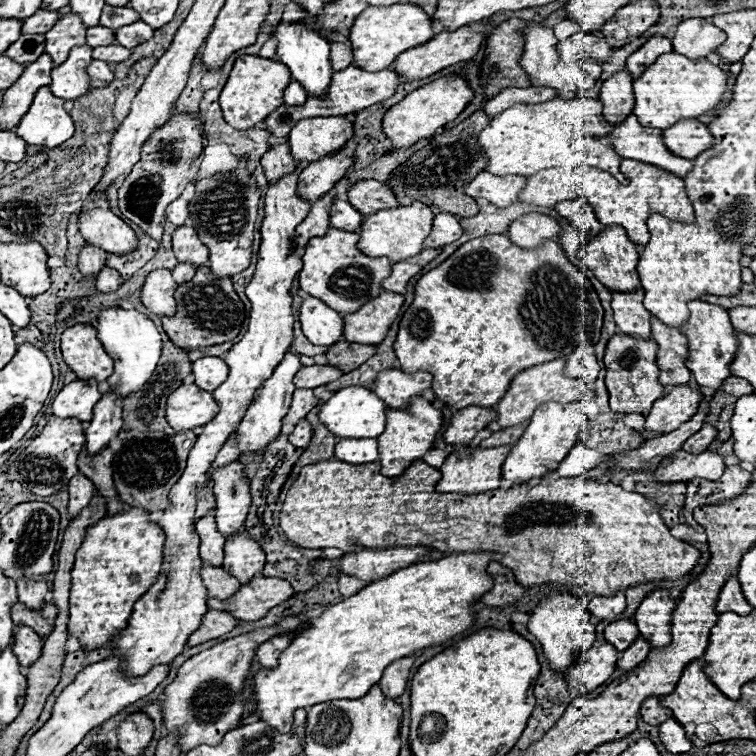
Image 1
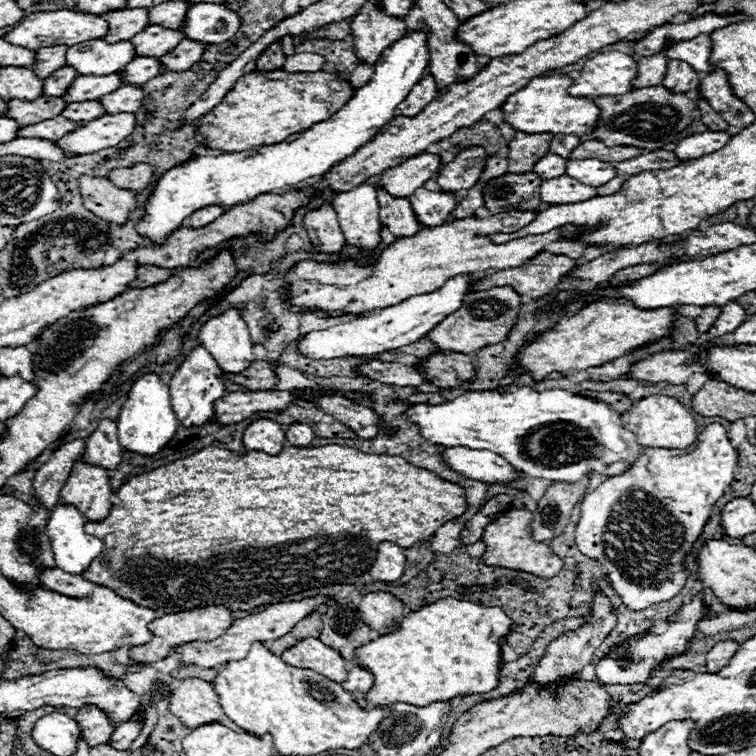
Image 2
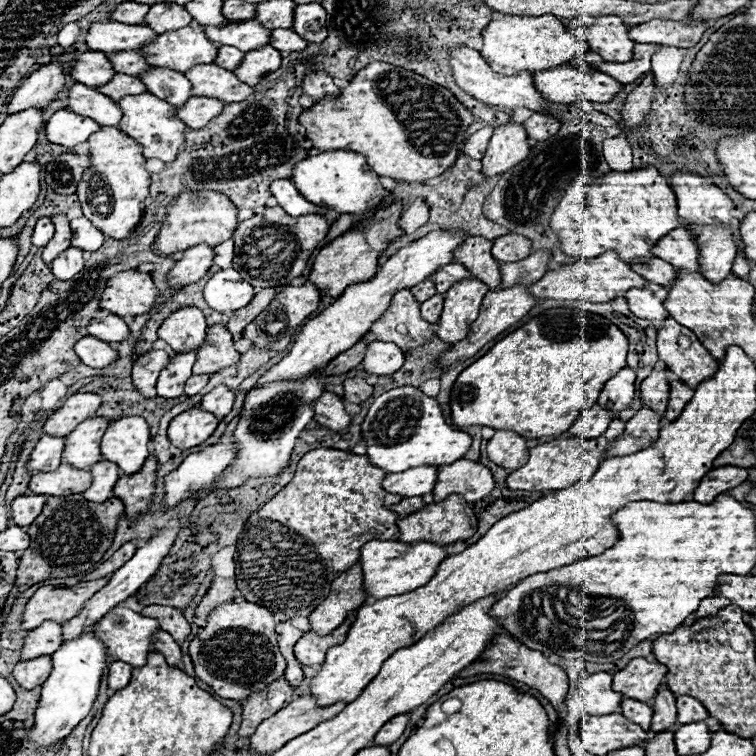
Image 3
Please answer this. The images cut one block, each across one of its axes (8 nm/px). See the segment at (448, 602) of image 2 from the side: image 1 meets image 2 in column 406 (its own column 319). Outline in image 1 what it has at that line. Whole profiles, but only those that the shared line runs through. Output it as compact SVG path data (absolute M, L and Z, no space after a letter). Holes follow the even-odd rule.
M478 552L448 556L438 562L412 564L364 586L360 592L344 598L342 602L328 606L320 616L308 620L302 628L298 628L296 636L290 640L290 646L282 650L276 668L258 670L252 678L250 688L252 700L256 702L256 716L262 722L270 724L270 728L274 728L276 732L288 734L292 728L294 710L338 698L362 698L382 678L382 672L394 660L410 656L416 650L442 644L454 634L466 630L474 622L474 612L470 610L470 606L492 588L492 578L486 574L486 566L490 560L490 552Z

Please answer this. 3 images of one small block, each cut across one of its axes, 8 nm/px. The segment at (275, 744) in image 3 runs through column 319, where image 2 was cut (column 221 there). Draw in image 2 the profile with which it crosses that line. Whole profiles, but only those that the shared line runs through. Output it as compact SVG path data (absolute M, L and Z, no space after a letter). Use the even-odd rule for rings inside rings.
M200 678L180 680L170 692L170 712L180 718L180 722L188 728L198 728L200 724L220 722L234 732L242 732L222 710L218 694L214 692L210 682Z

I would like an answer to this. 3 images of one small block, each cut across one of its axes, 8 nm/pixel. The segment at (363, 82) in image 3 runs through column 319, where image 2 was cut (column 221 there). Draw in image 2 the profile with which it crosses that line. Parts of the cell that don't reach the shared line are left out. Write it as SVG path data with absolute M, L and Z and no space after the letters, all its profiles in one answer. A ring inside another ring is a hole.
M262 72L262 74L246 74L242 76L232 92L224 96L220 106L216 106L208 116L202 118L198 124L198 132L204 136L204 142L210 144L210 148L224 150L224 152L242 152L264 144L278 144L286 140L292 134L308 130L312 124L328 120L336 110L340 110L350 98L354 96L354 88L348 80L340 78L338 74L328 72Z

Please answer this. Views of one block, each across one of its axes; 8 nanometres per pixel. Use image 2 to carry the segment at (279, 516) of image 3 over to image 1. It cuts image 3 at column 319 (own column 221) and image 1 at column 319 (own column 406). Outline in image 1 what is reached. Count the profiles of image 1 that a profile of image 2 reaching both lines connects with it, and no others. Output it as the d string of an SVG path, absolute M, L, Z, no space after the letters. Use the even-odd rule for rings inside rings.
M336 458L332 460L322 460L316 464L308 464L302 468L298 480L292 484L292 488L286 494L282 512L280 512L280 526L286 532L286 536L296 542L298 546L304 548L340 548L344 552L356 550L356 548L396 548L396 546L414 546L414 544L422 544L428 548L436 548L442 552L496 552L500 554L500 564L504 564L506 568L510 568L514 572L514 578L518 584L546 584L546 582L556 582L560 586L576 586L582 588L588 594L596 594L596 596L610 596L614 592L618 592L620 588L628 588L628 586L636 586L636 584L644 584L644 582L652 582L652 580L664 580L664 578L680 578L684 574L688 574L694 564L700 558L700 552L674 538L668 532L668 526L662 522L660 514L658 514L658 506L648 500L646 496L638 494L638 492L628 492L618 484L612 482L596 482L592 478L588 478L586 474L576 476L576 478L558 478L558 480L548 480L548 478L540 478L534 482L524 482L516 488L508 488L508 490L490 490L484 494L438 494L434 492L434 486L438 484L438 480L442 478L440 470L416 460L412 462L406 472L398 478L386 478L380 474L380 466L378 462L374 464L364 464L364 466L354 466L354 464L346 464L340 462Z

